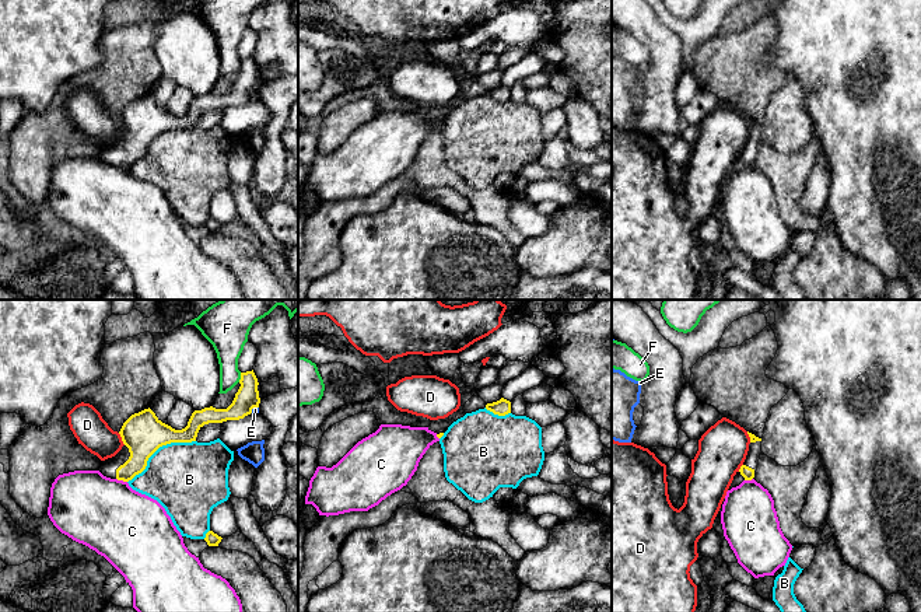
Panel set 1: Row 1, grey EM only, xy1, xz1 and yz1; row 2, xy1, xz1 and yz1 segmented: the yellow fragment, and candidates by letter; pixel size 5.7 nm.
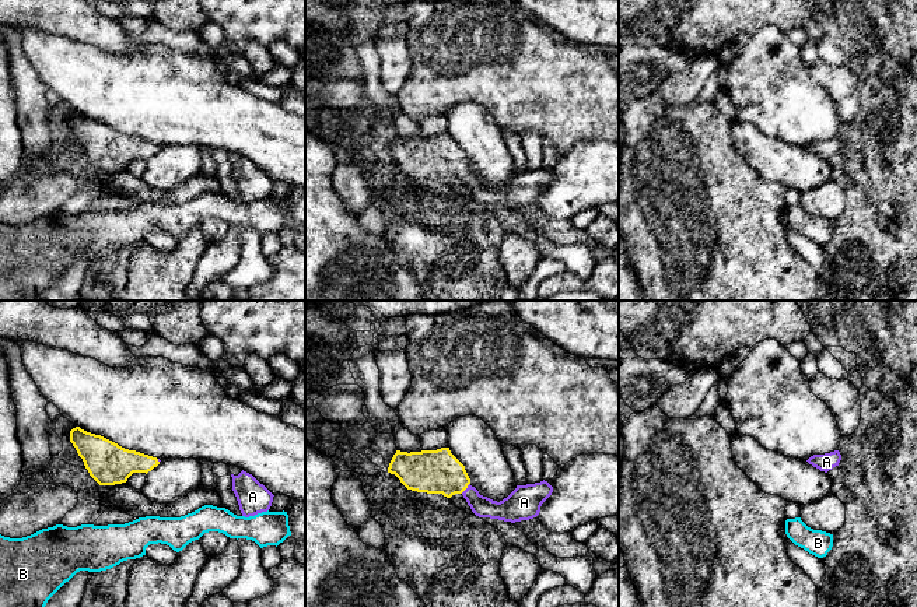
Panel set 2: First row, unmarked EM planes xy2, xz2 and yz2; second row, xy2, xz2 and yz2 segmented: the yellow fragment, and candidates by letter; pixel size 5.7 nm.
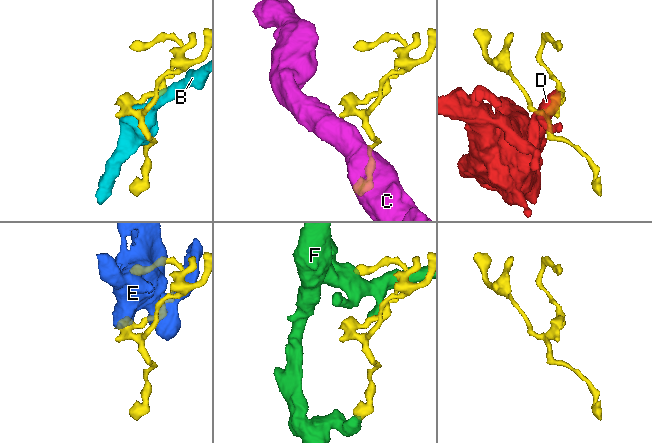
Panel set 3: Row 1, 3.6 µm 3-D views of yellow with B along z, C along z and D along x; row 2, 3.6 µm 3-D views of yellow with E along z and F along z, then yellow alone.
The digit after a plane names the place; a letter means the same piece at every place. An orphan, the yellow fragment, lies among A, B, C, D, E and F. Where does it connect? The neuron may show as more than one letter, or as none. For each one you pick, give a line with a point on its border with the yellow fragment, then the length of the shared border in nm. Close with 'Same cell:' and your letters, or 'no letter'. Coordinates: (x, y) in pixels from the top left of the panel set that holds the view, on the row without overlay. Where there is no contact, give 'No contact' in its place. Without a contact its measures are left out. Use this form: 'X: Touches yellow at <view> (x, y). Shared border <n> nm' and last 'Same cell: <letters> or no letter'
A: Touches yellow at xz2 (465, 175). Shared border 80 nm
Same cell: A

